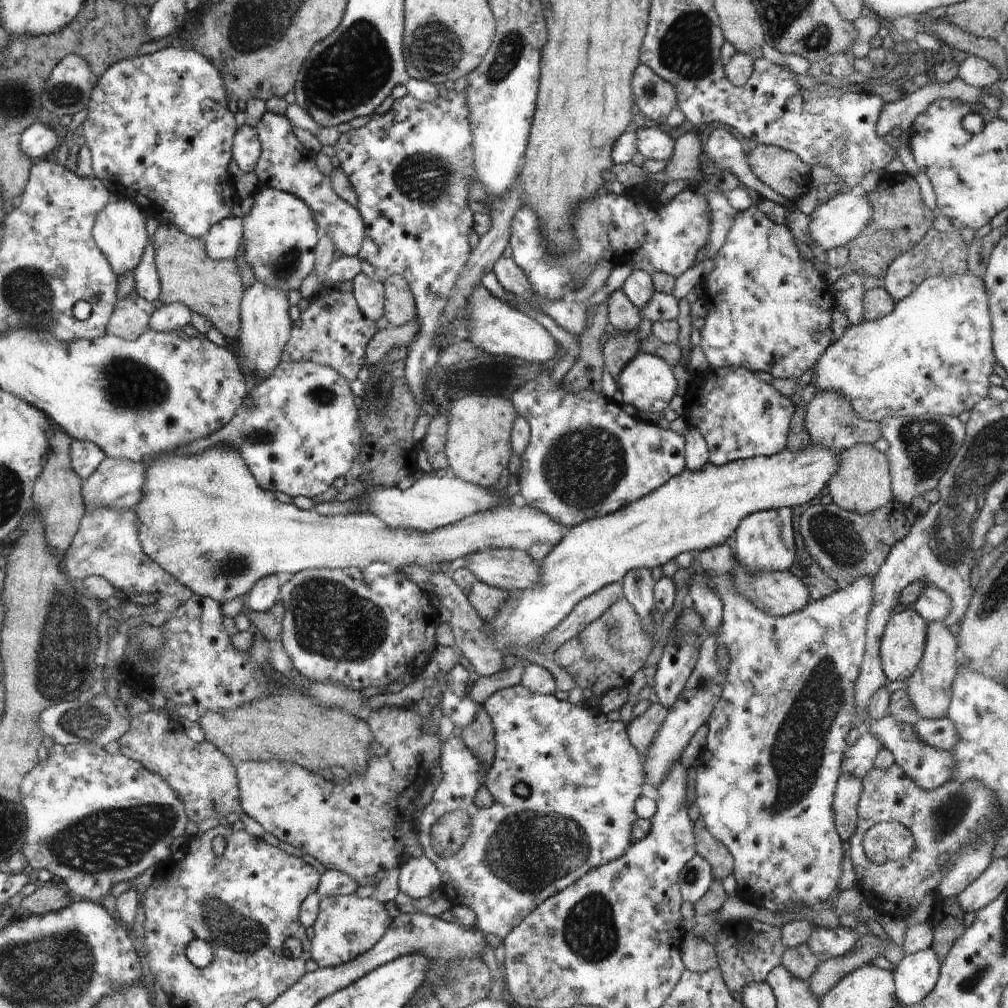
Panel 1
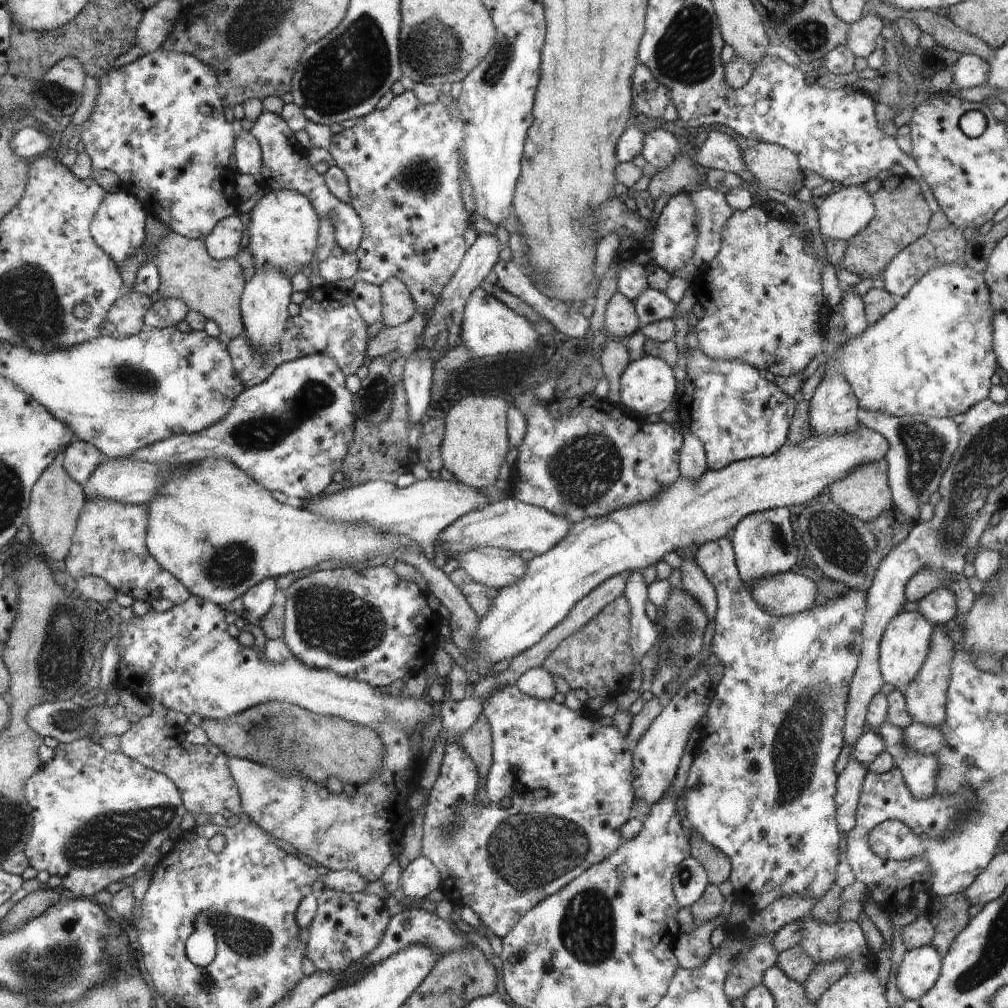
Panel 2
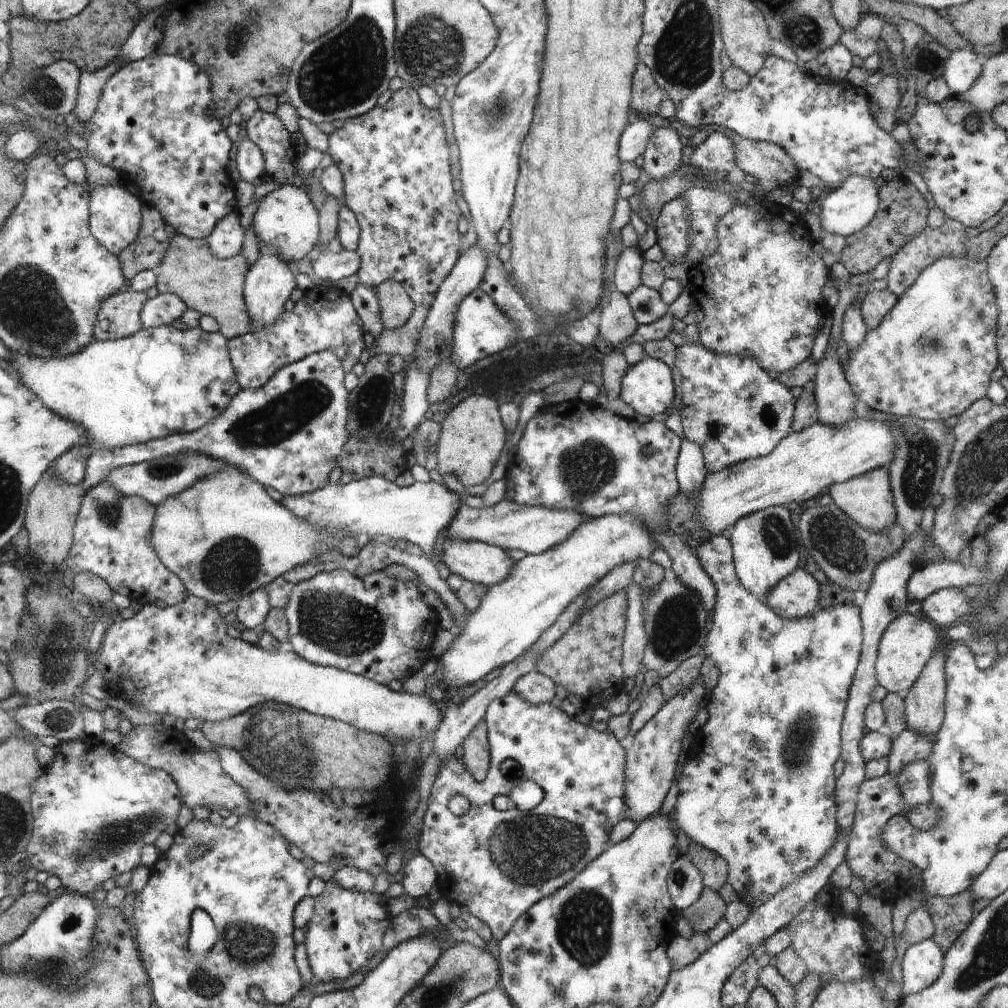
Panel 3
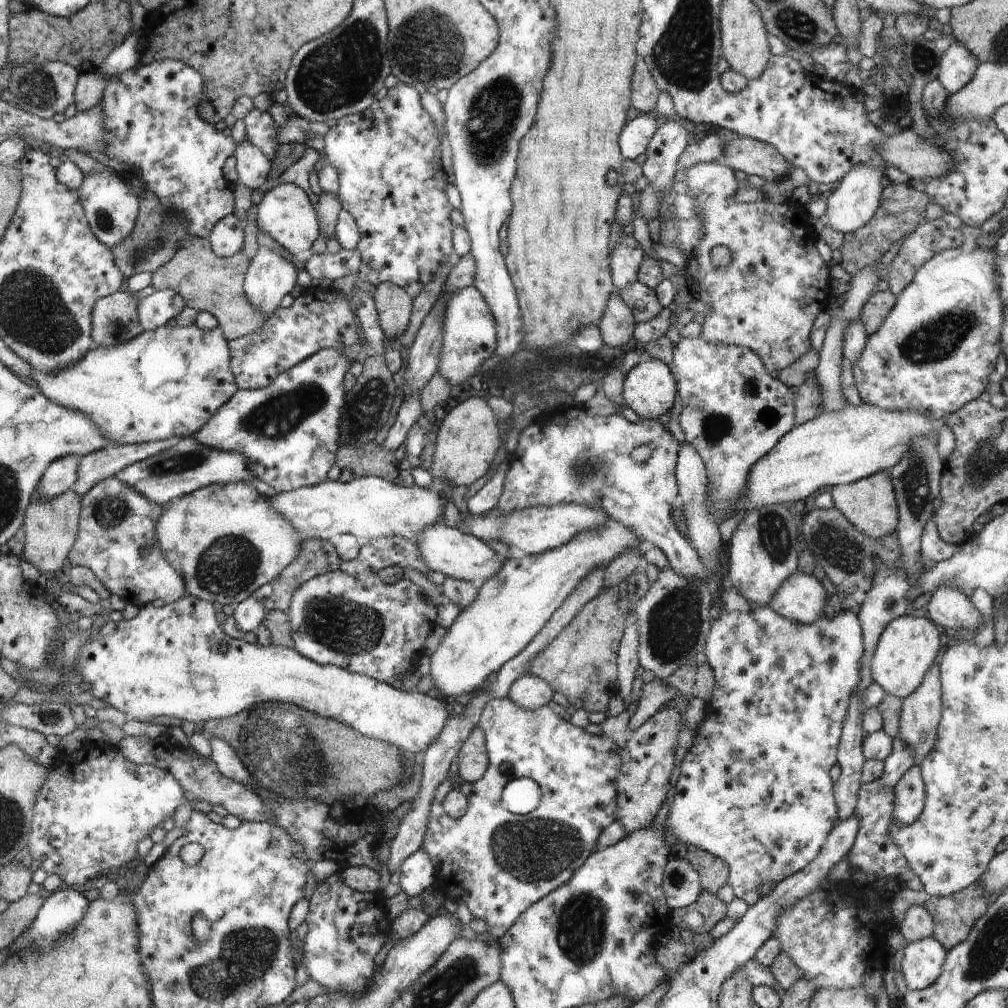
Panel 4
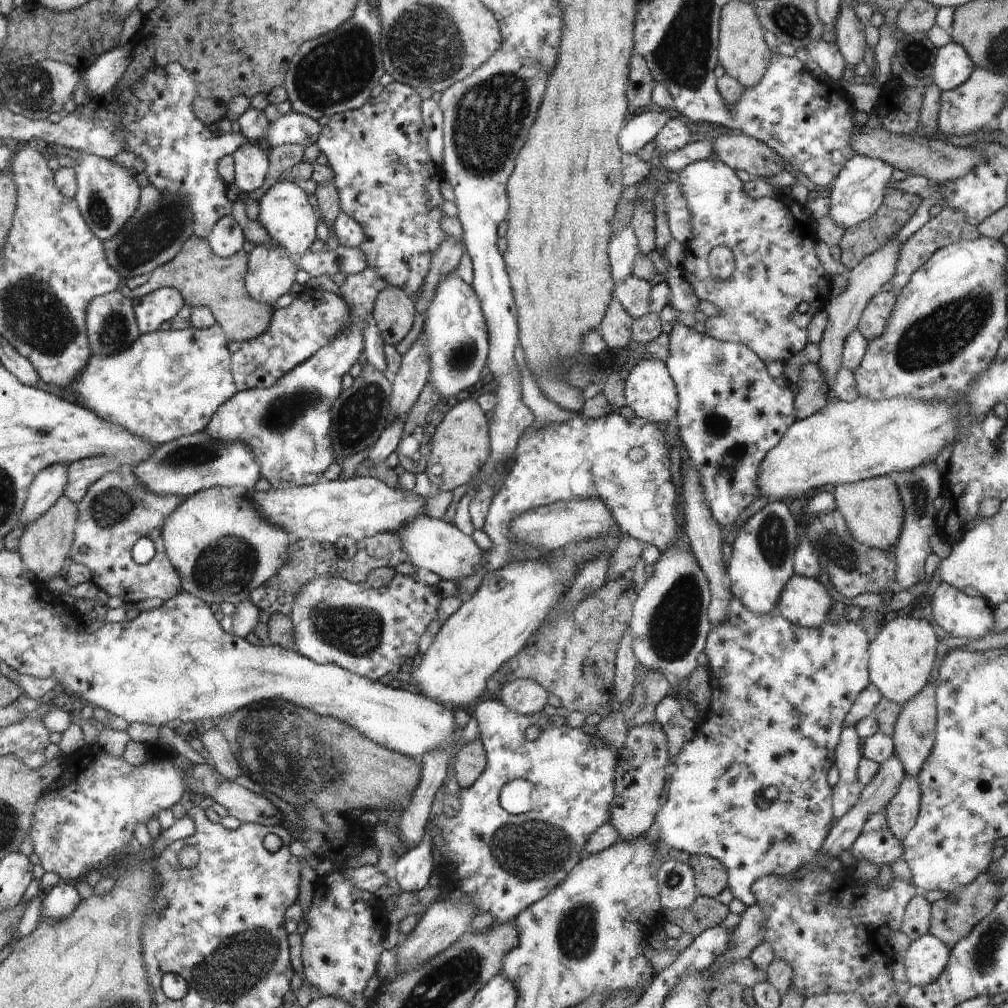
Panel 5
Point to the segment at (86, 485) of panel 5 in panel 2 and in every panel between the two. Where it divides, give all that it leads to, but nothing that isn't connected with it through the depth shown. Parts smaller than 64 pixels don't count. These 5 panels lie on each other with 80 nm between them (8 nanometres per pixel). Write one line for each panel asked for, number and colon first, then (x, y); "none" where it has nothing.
2: (290, 433)
3: (286, 435)
4: (109, 462)

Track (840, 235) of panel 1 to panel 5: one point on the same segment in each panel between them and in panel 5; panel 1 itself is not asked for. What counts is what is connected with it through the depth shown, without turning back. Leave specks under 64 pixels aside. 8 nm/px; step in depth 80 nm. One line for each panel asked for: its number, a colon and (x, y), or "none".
2: (841, 215)
3: (850, 207)
4: (851, 203)
5: (857, 192)

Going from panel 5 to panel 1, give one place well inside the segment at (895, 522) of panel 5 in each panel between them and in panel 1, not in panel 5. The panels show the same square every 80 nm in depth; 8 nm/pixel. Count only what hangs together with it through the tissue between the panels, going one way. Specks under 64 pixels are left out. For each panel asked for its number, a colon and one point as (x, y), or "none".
1: (861, 483)
2: (864, 493)
3: (867, 499)
4: (870, 504)

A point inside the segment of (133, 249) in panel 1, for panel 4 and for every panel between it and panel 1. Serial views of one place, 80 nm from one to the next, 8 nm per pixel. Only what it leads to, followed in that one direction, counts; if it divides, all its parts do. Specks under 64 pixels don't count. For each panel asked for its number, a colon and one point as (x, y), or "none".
2: (118, 227)
3: (116, 217)
4: (111, 209)

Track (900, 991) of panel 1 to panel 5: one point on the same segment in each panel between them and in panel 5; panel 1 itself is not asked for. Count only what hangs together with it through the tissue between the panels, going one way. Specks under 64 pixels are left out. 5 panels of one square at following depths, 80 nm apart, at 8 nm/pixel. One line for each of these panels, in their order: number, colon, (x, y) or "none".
2: (921, 967)
3: (922, 964)
4: (923, 963)
5: (926, 957)

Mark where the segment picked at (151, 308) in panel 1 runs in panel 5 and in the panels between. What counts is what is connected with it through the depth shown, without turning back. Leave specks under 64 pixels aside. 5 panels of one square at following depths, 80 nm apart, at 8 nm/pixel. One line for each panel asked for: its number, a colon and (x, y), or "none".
2: (126, 318)
3: (121, 316)
4: (115, 321)
5: (112, 326)

